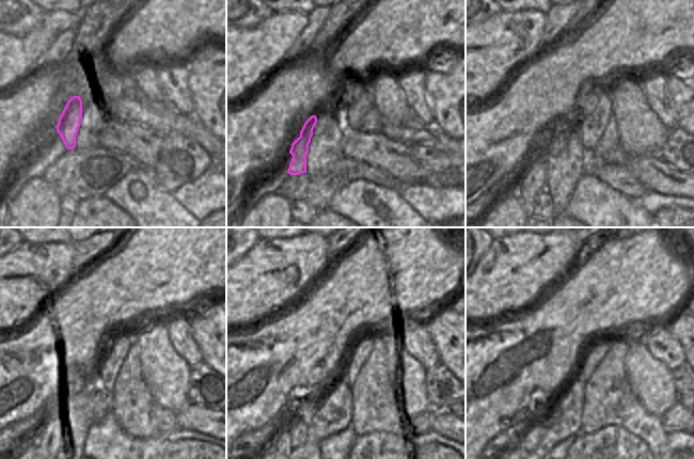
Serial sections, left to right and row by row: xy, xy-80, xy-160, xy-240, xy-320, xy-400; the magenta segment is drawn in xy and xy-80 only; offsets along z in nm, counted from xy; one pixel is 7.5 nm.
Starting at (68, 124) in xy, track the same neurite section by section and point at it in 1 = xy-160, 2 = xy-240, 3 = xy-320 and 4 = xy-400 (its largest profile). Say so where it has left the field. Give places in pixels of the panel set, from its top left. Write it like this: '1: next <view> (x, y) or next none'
1: next xy-160 (533, 180)
2: next xy-240 (41, 440)
3: next xy-320 (279, 444)
4: next xy-400 (517, 444)

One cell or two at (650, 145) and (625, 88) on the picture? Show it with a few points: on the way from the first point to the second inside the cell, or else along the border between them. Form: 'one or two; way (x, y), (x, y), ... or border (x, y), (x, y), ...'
one; way (642, 131), (634, 120), (628, 101)

